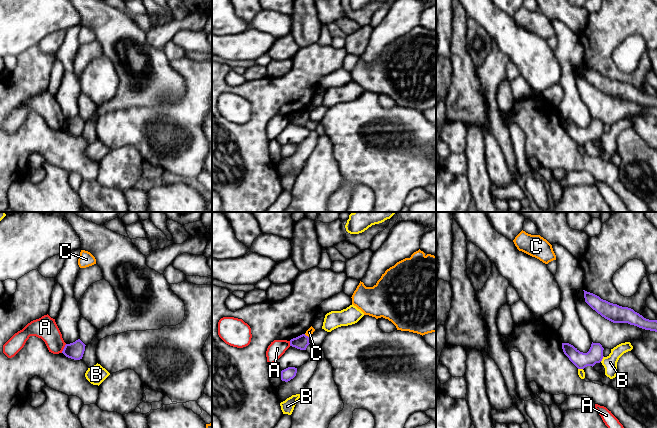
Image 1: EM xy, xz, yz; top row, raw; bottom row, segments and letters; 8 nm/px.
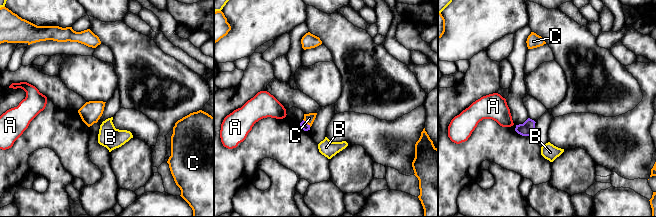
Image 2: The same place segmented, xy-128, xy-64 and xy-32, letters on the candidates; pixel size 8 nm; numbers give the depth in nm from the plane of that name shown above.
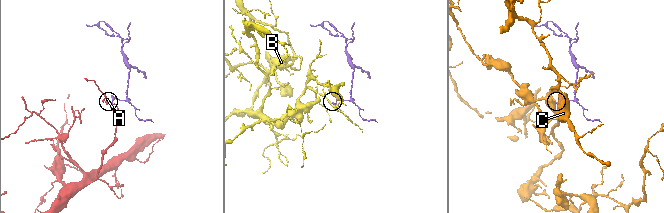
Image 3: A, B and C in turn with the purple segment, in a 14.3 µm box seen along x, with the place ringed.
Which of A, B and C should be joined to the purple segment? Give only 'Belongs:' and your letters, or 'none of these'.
Belongs: none of these

